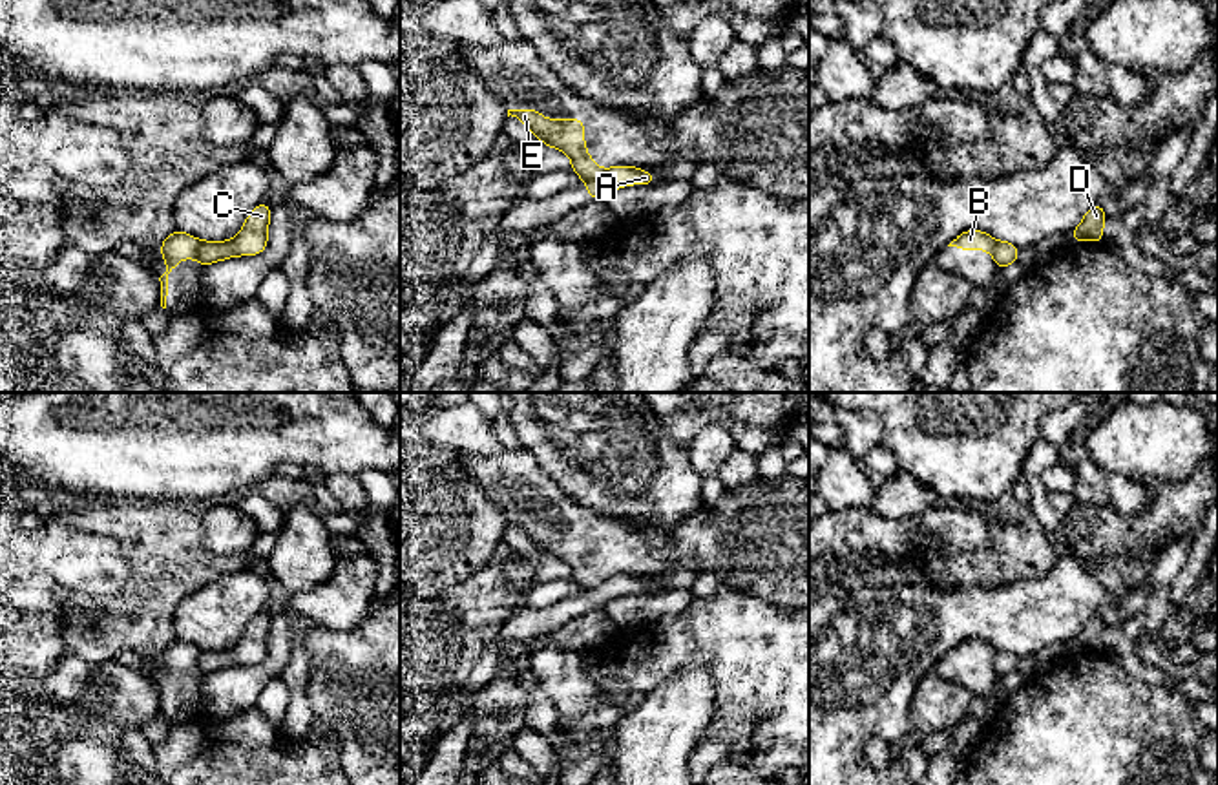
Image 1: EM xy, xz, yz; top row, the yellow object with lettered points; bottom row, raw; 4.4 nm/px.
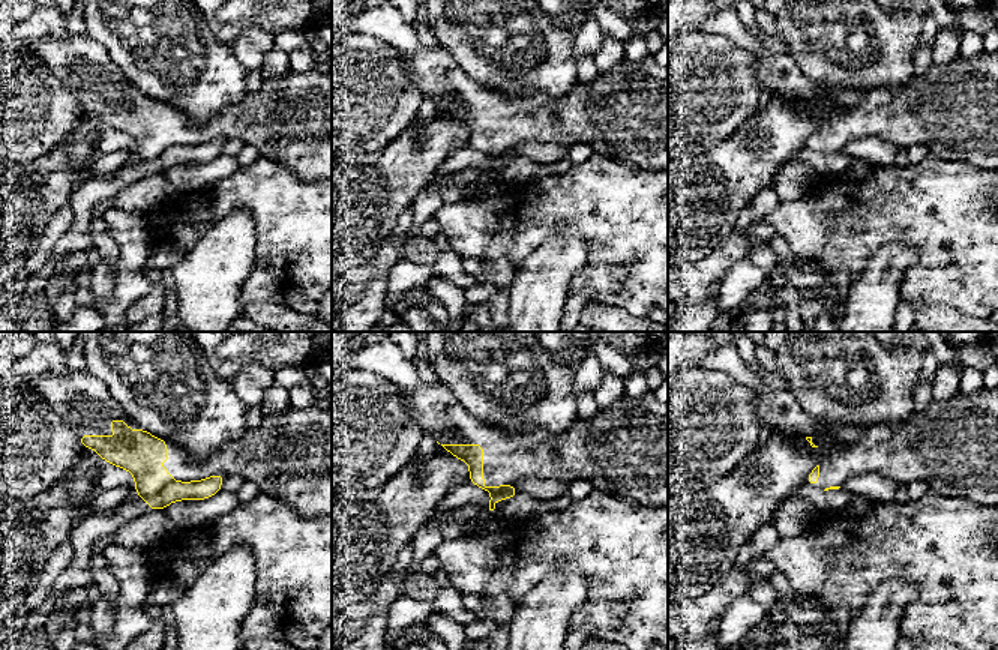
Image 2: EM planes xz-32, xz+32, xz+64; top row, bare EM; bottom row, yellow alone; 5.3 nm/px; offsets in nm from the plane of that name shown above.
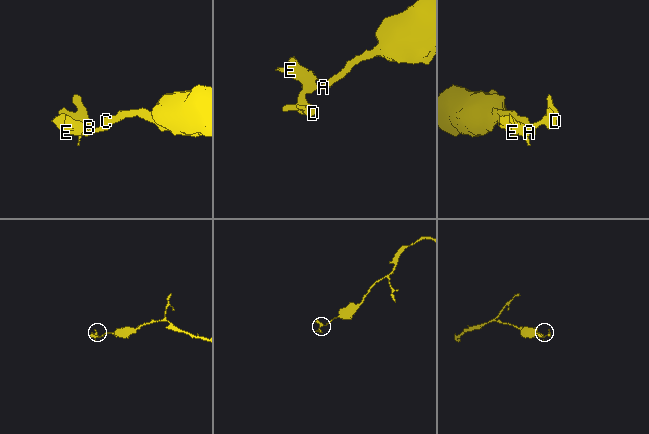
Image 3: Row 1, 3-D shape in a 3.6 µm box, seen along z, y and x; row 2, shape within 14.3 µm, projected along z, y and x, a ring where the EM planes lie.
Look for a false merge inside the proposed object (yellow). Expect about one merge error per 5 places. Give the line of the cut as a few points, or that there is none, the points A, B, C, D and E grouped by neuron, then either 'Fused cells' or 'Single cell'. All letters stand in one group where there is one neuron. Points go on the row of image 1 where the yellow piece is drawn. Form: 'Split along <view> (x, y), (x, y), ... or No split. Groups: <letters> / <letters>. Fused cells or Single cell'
Split along xy (205, 241), (199, 251), (203, 265). Groups: A C / B D E. Fused cells

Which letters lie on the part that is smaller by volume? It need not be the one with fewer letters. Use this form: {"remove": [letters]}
{"remove": ["B", "D", "E"]}

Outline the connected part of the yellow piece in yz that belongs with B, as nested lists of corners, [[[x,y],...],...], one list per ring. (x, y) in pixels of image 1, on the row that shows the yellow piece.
[[[968,230],[957,236],[948,246],[955,246],[959,250],[979,248],[993,256],[995,245],[997,241],[990,234],[979,230]]]

